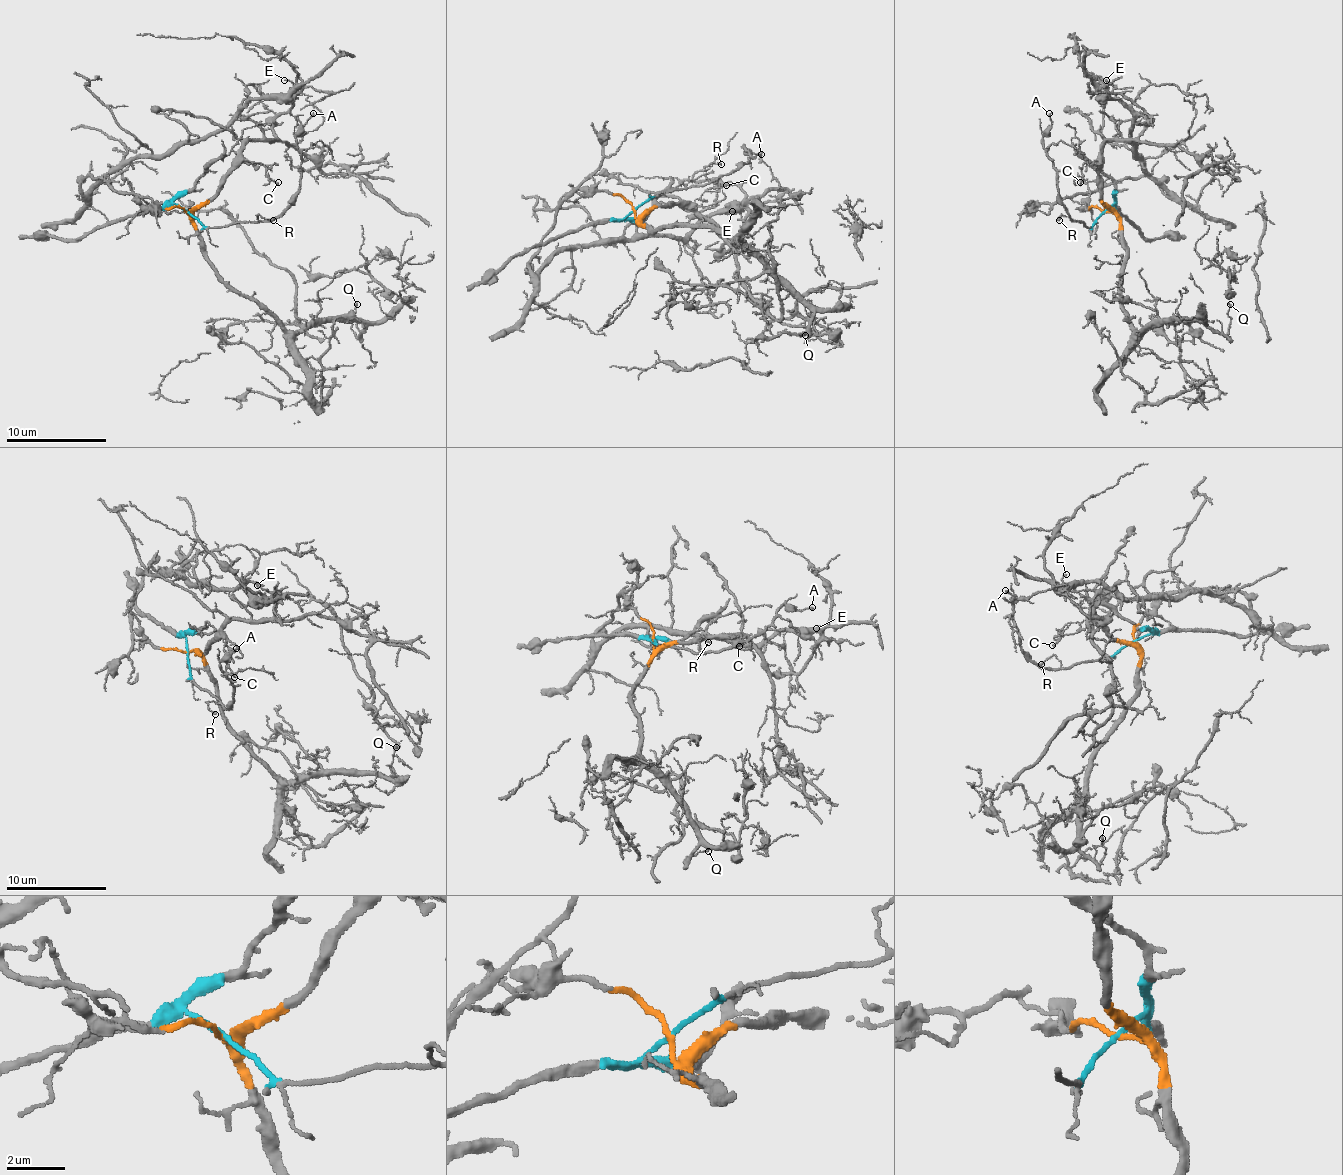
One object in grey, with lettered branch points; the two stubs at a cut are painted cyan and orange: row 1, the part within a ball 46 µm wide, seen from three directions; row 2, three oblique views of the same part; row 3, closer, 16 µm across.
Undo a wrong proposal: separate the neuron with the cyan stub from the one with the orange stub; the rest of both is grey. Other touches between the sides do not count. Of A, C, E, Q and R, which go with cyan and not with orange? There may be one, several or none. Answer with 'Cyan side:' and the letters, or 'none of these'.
Cyan side: A, R

